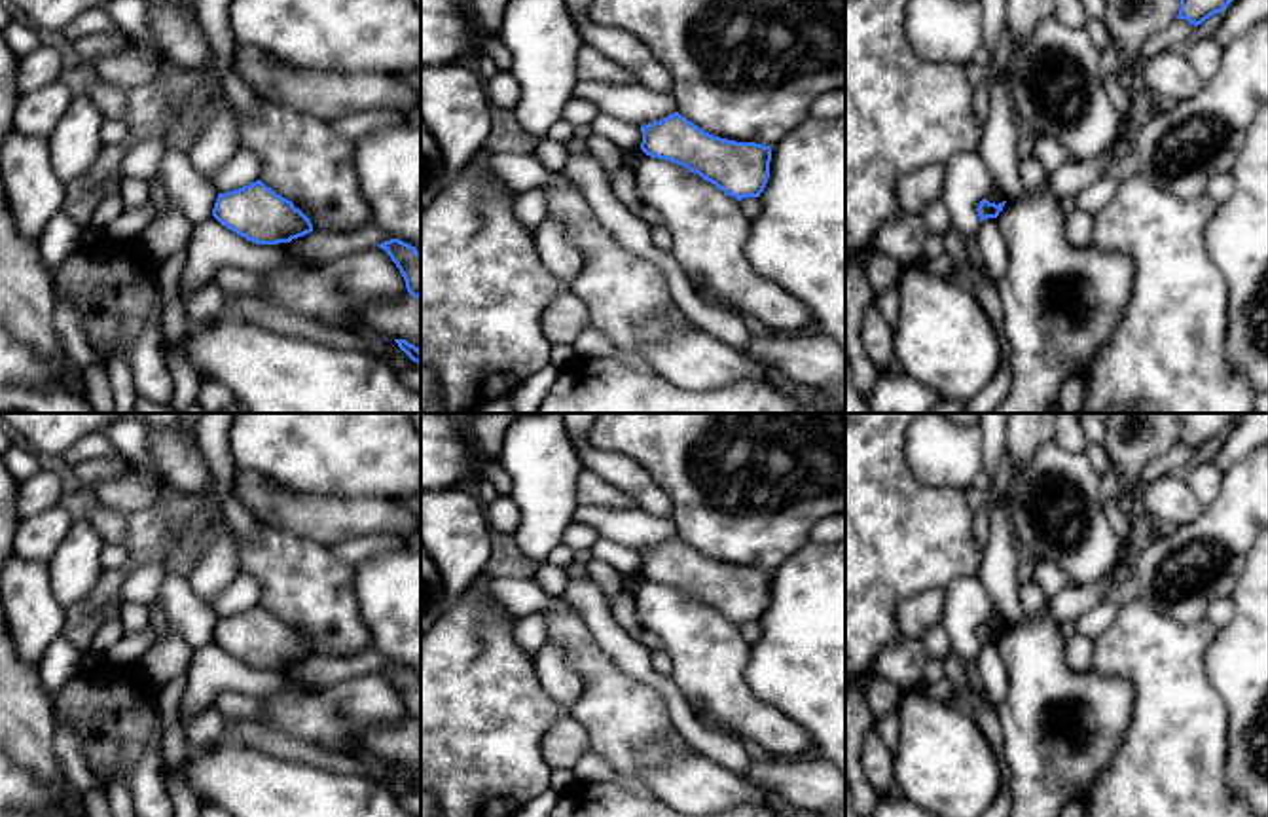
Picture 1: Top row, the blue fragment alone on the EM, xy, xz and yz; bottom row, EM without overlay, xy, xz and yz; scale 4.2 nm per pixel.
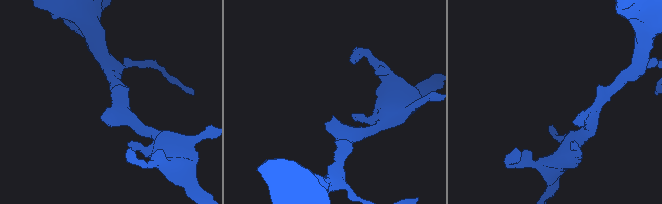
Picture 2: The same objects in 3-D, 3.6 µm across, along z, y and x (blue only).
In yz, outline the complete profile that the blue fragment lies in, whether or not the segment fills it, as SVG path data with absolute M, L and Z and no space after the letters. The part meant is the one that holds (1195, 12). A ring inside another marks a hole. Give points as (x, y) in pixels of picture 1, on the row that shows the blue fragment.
M1181 0L1177 19L1198 27L1215 13L1221 13L1232 0Z

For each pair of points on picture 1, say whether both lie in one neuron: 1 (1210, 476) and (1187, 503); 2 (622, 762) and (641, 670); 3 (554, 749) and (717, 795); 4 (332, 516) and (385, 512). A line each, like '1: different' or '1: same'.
1: different
2: different
3: different
4: same

